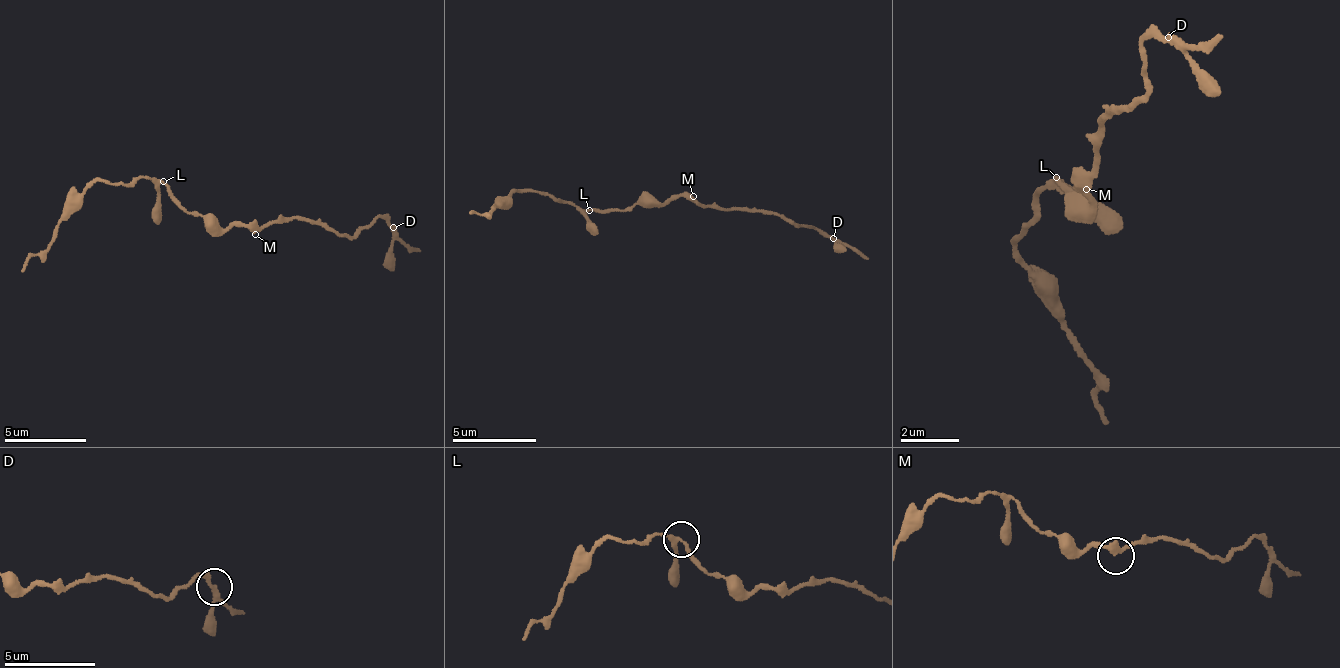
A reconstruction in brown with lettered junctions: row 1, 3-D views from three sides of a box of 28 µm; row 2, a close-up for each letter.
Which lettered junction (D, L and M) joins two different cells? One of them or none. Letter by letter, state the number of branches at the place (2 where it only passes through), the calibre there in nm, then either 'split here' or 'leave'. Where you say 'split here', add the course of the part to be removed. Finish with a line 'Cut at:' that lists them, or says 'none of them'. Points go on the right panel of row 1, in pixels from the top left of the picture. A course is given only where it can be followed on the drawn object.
D: 3 | 200 nm | leave
L: 3 | 200 nm | leave
M: 2 | 280 nm | leave
Cut at: none of them

